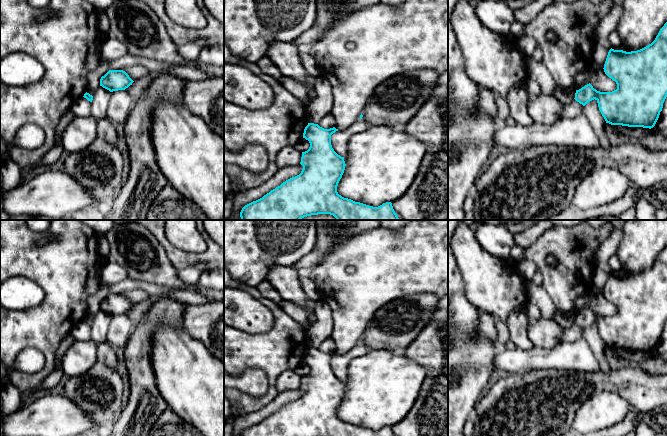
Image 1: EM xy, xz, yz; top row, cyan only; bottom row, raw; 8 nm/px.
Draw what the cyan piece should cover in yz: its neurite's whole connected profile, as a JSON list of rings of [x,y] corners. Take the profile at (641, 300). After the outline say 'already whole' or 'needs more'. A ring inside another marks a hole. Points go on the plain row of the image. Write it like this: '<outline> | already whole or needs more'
[[[667,246],[648,270],[626,276],[610,273],[604,288],[605,298],[617,308],[612,316],[600,316],[589,307],[576,314],[575,324],[585,330],[596,324],[606,347],[628,351],[653,352],[667,321]]] | already whole

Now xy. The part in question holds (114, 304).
[[[109,294],[100,303],[100,310],[109,314],[110,316],[125,314],[134,305],[123,294]]] | already whole

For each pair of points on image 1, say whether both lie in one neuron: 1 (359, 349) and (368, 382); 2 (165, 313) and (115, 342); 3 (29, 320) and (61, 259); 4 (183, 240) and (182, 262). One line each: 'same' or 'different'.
1: different
2: different
3: same
4: different

